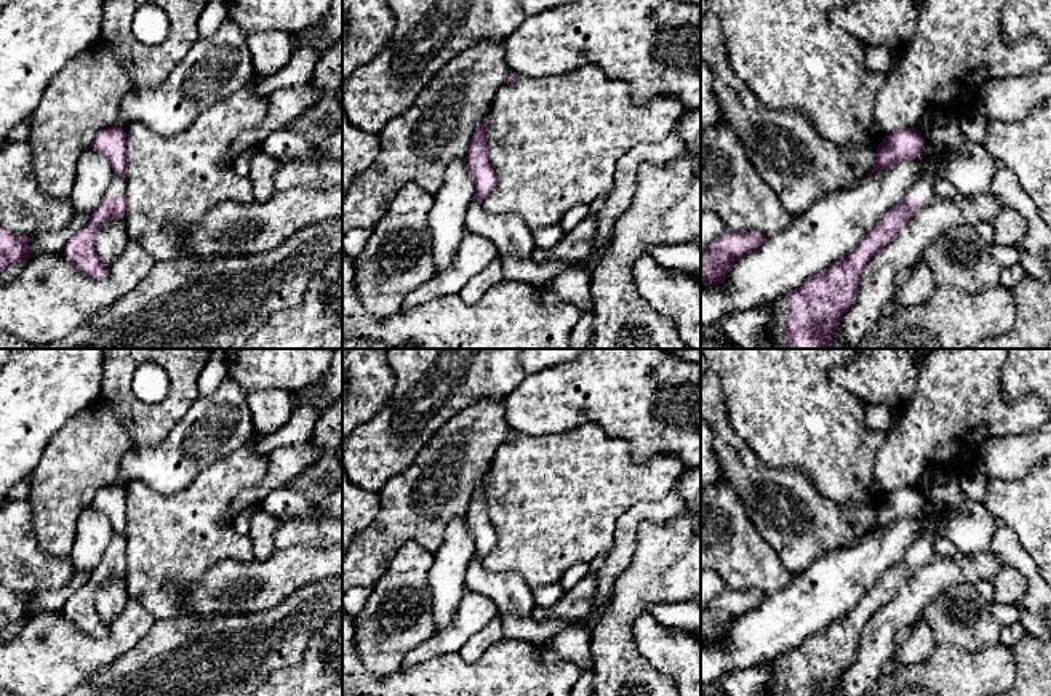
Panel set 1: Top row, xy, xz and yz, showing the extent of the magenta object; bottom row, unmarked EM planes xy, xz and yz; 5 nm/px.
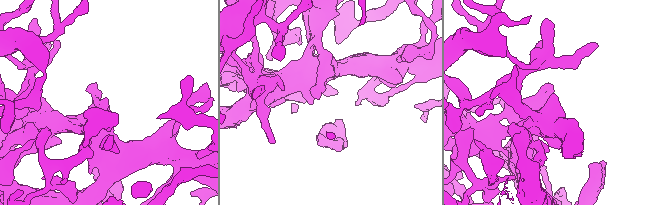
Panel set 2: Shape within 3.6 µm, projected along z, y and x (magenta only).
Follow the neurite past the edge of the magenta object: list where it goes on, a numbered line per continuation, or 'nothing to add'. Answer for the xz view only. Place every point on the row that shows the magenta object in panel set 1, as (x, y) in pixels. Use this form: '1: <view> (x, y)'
1: xz (509, 234)

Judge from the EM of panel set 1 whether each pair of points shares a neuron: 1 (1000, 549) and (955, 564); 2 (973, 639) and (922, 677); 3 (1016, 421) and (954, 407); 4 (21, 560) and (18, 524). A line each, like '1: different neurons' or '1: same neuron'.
1: different neurons
2: different neurons
3: same neuron
4: same neuron

